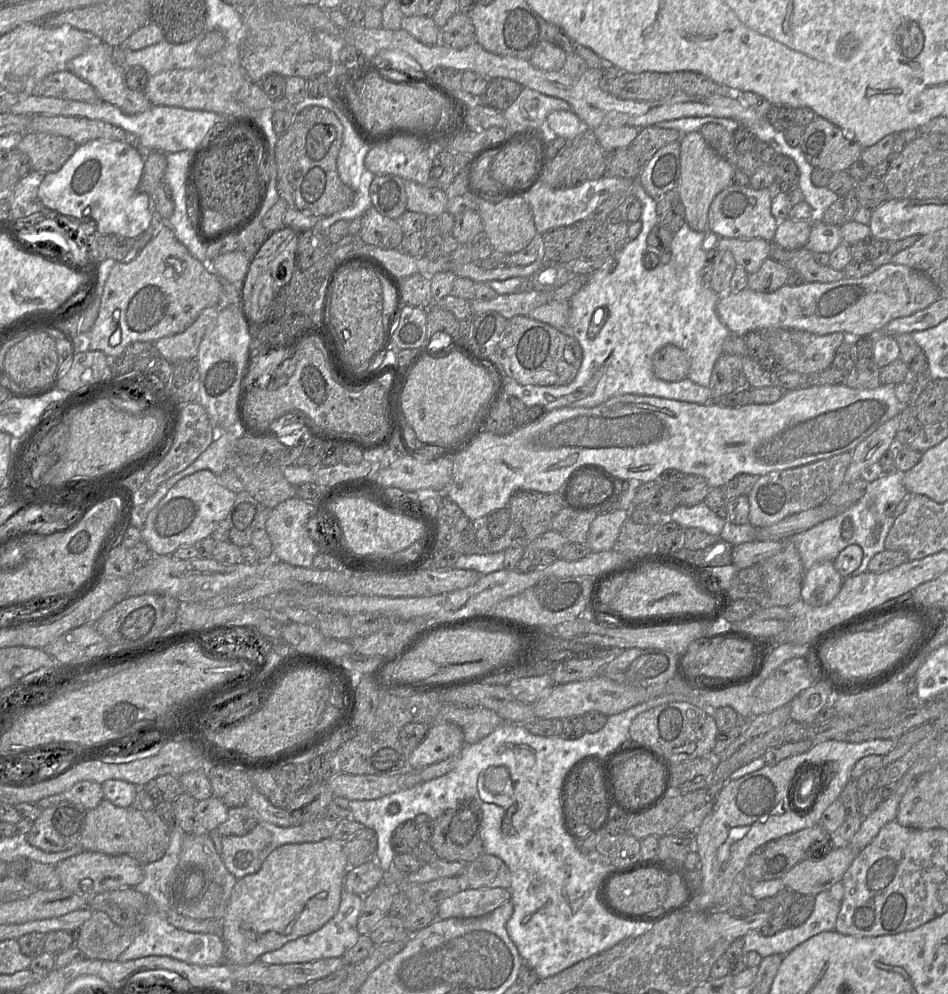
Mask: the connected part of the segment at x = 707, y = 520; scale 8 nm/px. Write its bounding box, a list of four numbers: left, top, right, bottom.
[664,501,727,535]

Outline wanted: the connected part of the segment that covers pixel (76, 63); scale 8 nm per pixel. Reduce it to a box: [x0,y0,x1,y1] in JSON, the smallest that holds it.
[67,39,152,115]

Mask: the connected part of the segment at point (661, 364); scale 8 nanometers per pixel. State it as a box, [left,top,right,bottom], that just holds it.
[653,345,690,382]

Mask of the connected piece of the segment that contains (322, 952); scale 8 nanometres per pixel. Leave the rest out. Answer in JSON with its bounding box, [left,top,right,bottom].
[258,889,364,964]

